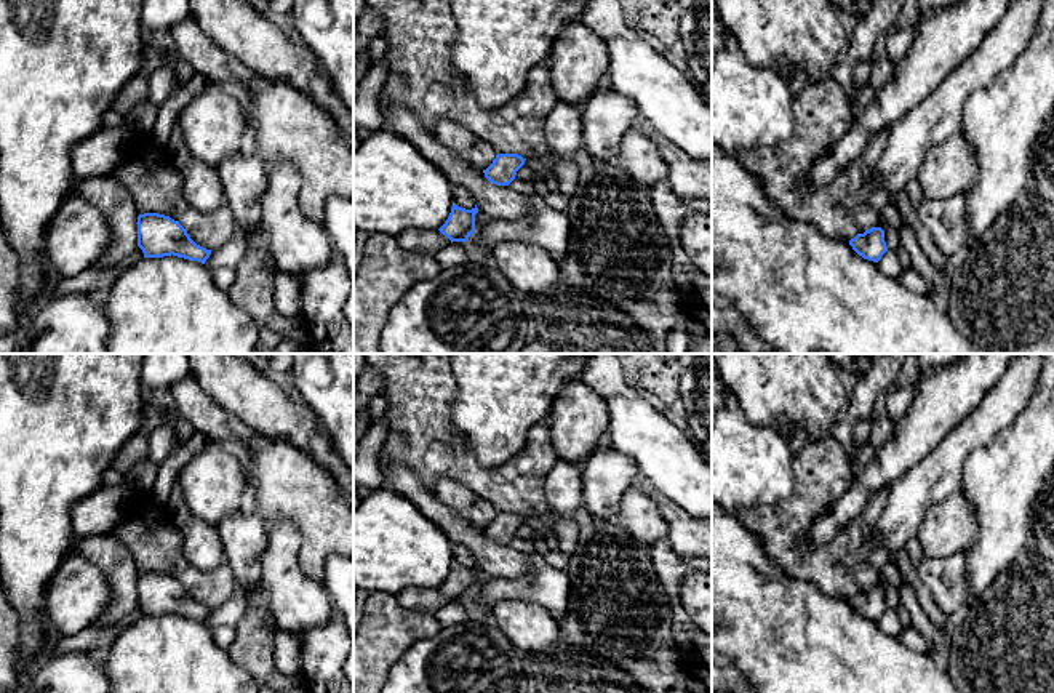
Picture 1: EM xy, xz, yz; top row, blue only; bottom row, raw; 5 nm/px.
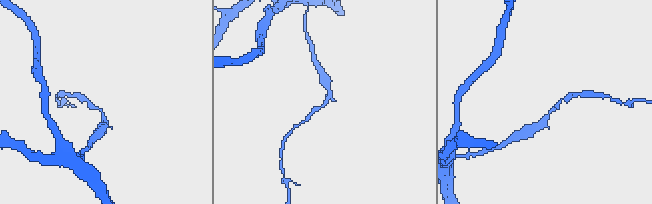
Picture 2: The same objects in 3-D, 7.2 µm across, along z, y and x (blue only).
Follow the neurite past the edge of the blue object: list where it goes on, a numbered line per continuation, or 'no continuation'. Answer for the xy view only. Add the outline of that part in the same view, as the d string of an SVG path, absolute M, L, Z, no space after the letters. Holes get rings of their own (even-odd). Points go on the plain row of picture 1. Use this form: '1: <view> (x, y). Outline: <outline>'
no continuation

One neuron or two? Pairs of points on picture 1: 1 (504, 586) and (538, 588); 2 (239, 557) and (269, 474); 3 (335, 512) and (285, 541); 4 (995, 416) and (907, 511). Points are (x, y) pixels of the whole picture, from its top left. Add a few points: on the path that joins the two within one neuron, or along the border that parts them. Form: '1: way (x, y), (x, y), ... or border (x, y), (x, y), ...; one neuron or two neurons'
1: way (512, 588), (530, 588); one neuron
2: border (256, 514), (267, 528); two neurons
3: border (283, 517), (299, 533), (303, 568); two neurons
4: way (971, 436), (922, 487); one neuron

